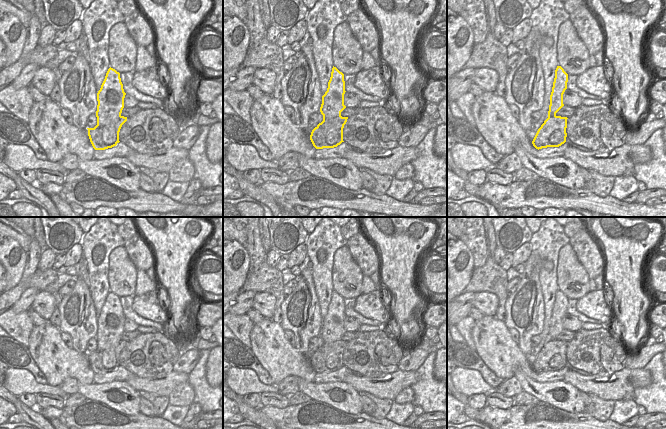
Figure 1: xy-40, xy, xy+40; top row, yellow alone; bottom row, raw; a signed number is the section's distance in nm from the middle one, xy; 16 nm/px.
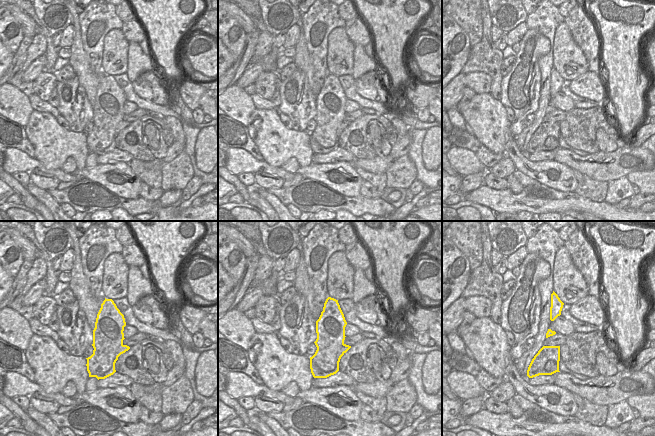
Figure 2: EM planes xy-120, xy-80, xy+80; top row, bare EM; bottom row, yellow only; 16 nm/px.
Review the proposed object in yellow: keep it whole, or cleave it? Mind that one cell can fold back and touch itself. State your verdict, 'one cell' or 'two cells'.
two cells

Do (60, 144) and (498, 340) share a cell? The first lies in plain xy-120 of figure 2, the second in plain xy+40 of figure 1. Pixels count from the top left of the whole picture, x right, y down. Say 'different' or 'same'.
same

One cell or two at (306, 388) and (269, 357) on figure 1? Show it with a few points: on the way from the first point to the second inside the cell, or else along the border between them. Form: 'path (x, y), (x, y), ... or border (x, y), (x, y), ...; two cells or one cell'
border (297, 376), (306, 381), (313, 382); two cells

